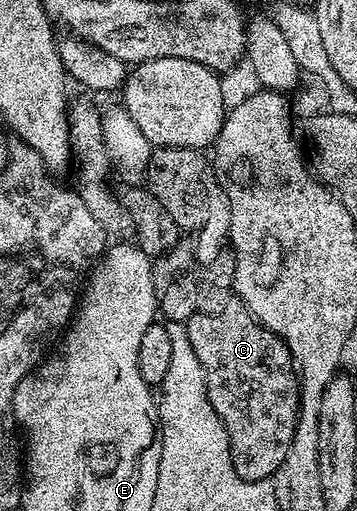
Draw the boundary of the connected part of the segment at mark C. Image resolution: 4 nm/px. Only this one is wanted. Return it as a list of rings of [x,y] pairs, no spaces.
[[[231,302],[217,313],[194,316],[186,321],[185,327],[193,354],[197,354],[207,375],[209,402],[213,402],[213,410],[217,410],[229,434],[237,474],[243,480],[271,480],[274,472],[276,475],[283,467],[299,421],[299,378],[291,351],[280,336],[263,327],[241,302]]]

